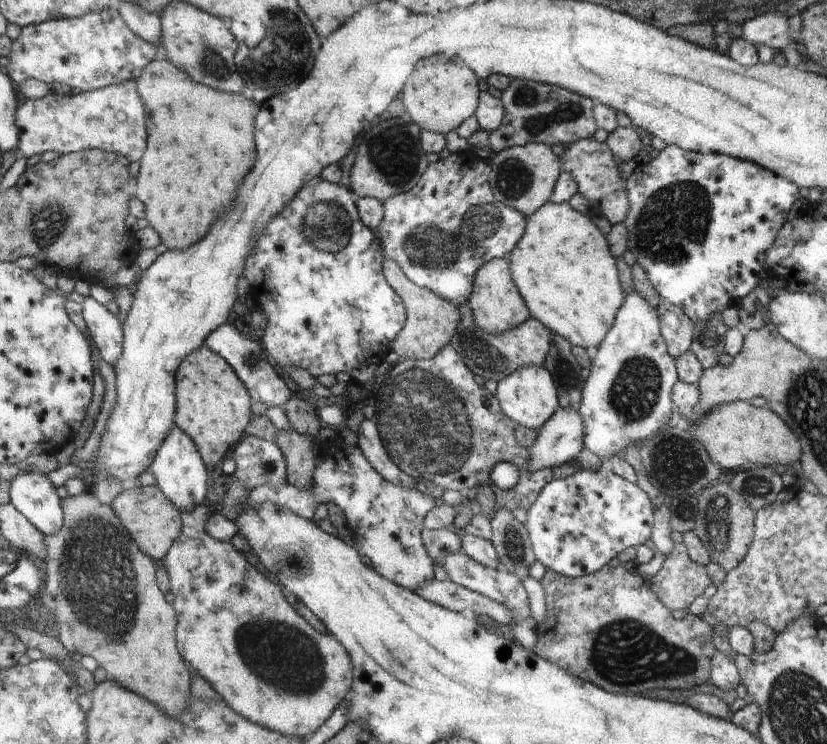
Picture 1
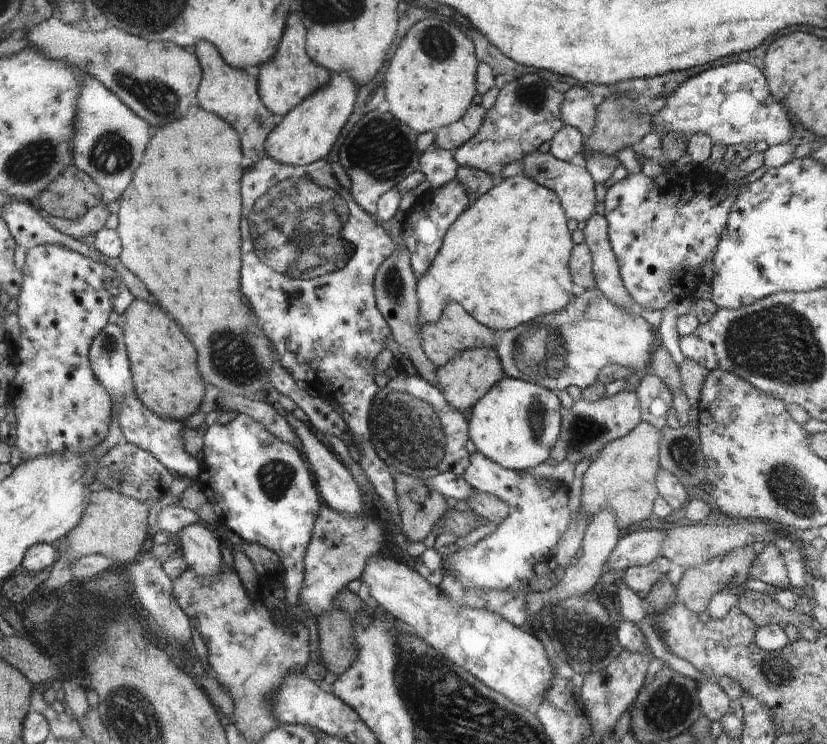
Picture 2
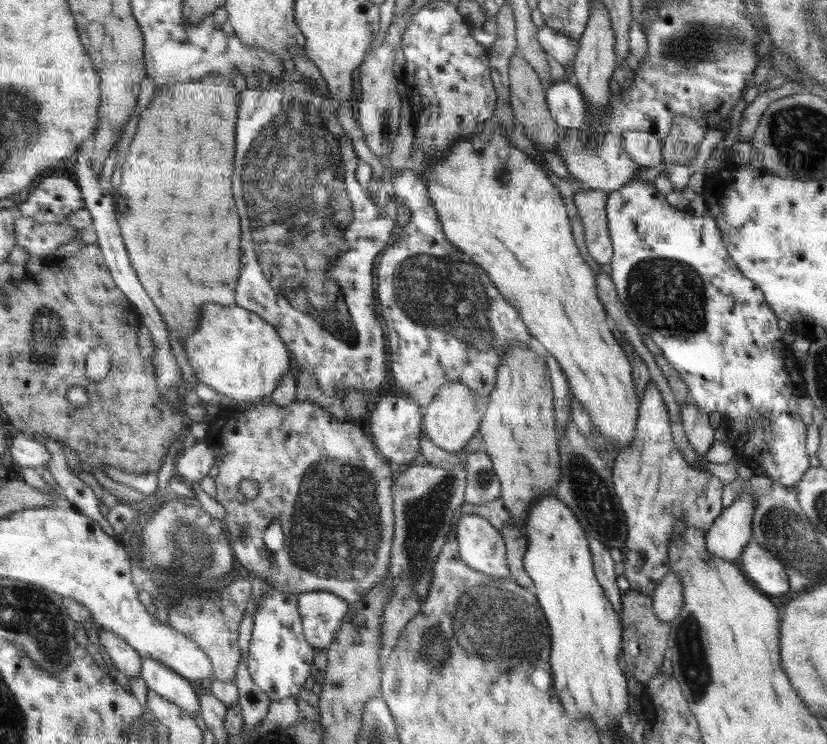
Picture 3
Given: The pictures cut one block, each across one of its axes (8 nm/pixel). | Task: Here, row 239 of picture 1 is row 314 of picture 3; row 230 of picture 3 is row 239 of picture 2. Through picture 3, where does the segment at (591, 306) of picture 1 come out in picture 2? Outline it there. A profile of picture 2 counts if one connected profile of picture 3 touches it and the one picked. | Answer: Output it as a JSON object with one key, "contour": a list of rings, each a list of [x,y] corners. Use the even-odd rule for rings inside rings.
{"contour":[[[526,174],[506,176],[496,182],[454,220],[428,272],[424,276],[415,276],[420,326],[436,324],[449,302],[462,305],[478,322],[496,332],[511,330],[529,323],[528,320],[538,319],[538,316],[564,310],[570,303],[573,278],[570,278],[569,259],[574,246],[570,230],[566,228],[566,218],[557,194],[539,186]]]}

